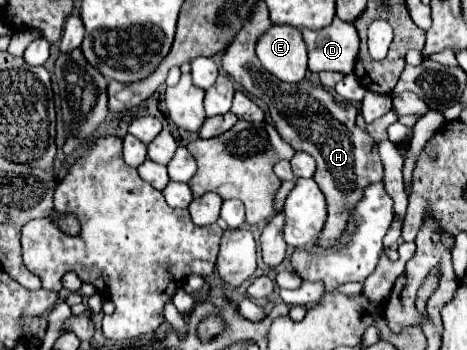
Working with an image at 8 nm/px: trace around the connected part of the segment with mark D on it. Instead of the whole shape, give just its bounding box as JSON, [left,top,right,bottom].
[303,19,359,73]

